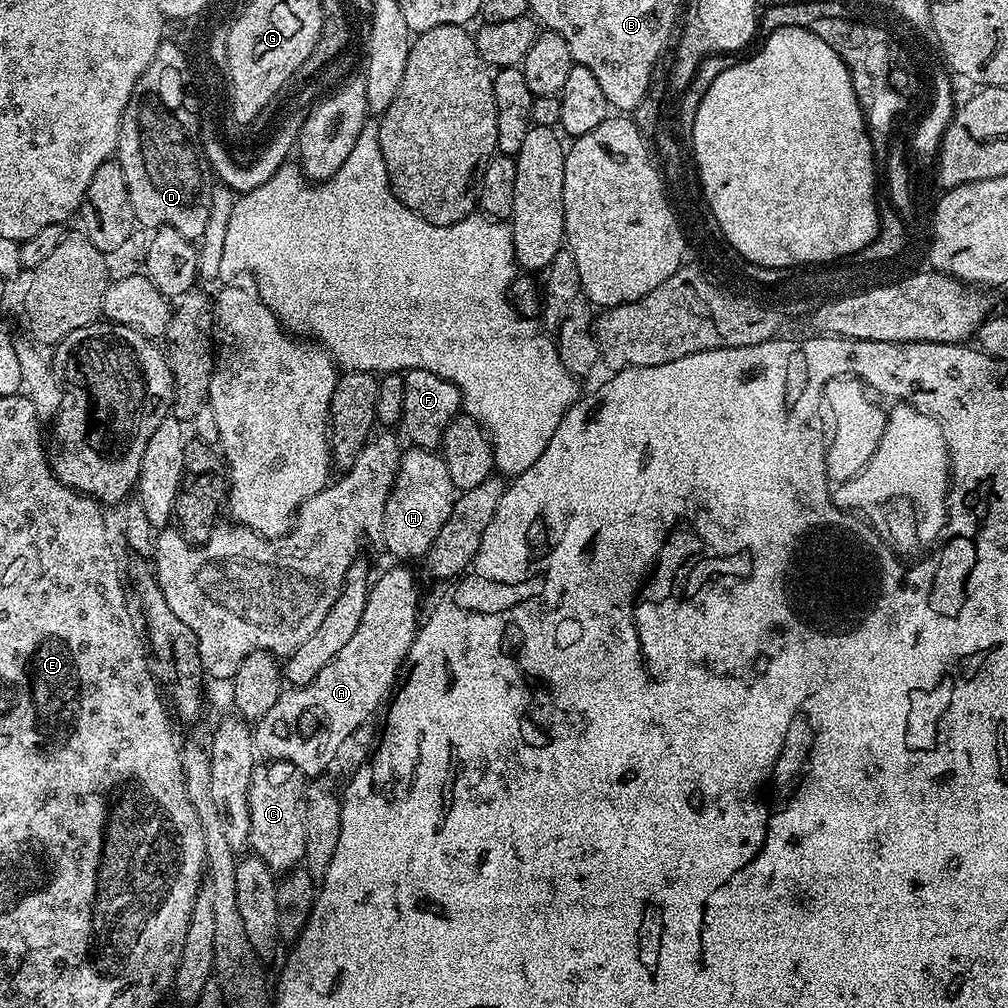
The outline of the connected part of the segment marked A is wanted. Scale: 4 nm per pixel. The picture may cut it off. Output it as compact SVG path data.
M396 566L400 568L388 568L380 577L371 581L368 597L366 598L366 610L362 610L362 622L358 626L358 630L354 630L353 636L350 637L350 642L346 642L346 646L342 646L342 650L338 650L338 654L334 654L334 658L330 658L330 662L326 662L326 666L322 666L322 670L318 670L318 678L314 678L314 682L305 684L303 686L288 686L281 691L278 702L274 702L274 706L270 706L270 710L266 710L266 714L262 719L255 721L254 735L255 746L261 753L268 755L269 761L275 762L281 760L287 764L293 764L297 772L303 772L305 777L315 778L321 774L327 773L328 767L336 760L336 755L340 752L340 747L355 734L356 728L360 728L372 716L372 711L376 707L385 703L386 697L393 691L394 685L398 679L398 673L403 669L404 659L408 656L410 646L414 642L418 631L418 619L416 615L420 612L420 588L416 585L416 576L411 572L411 567Z

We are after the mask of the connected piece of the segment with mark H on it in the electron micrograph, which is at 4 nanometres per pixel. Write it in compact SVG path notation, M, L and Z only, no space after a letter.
M405 447L384 511L382 537L389 554L397 556L400 562L427 557L434 538L438 538L438 530L442 530L442 526L446 526L446 518L450 518L457 495L458 489L454 482L450 482L450 470L446 470L446 462L439 451Z

